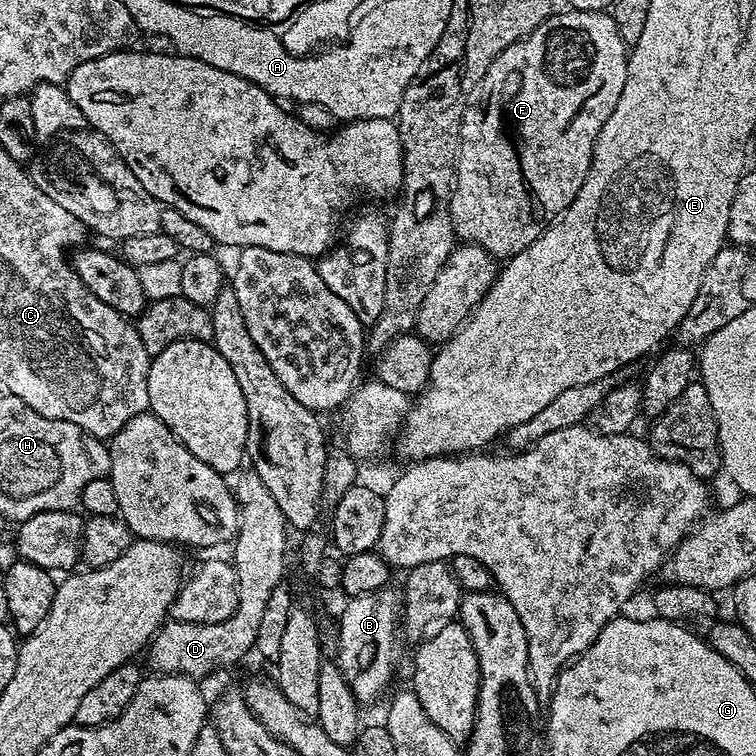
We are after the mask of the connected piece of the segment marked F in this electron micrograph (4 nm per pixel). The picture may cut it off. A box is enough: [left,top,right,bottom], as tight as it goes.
[450,10,628,262]

